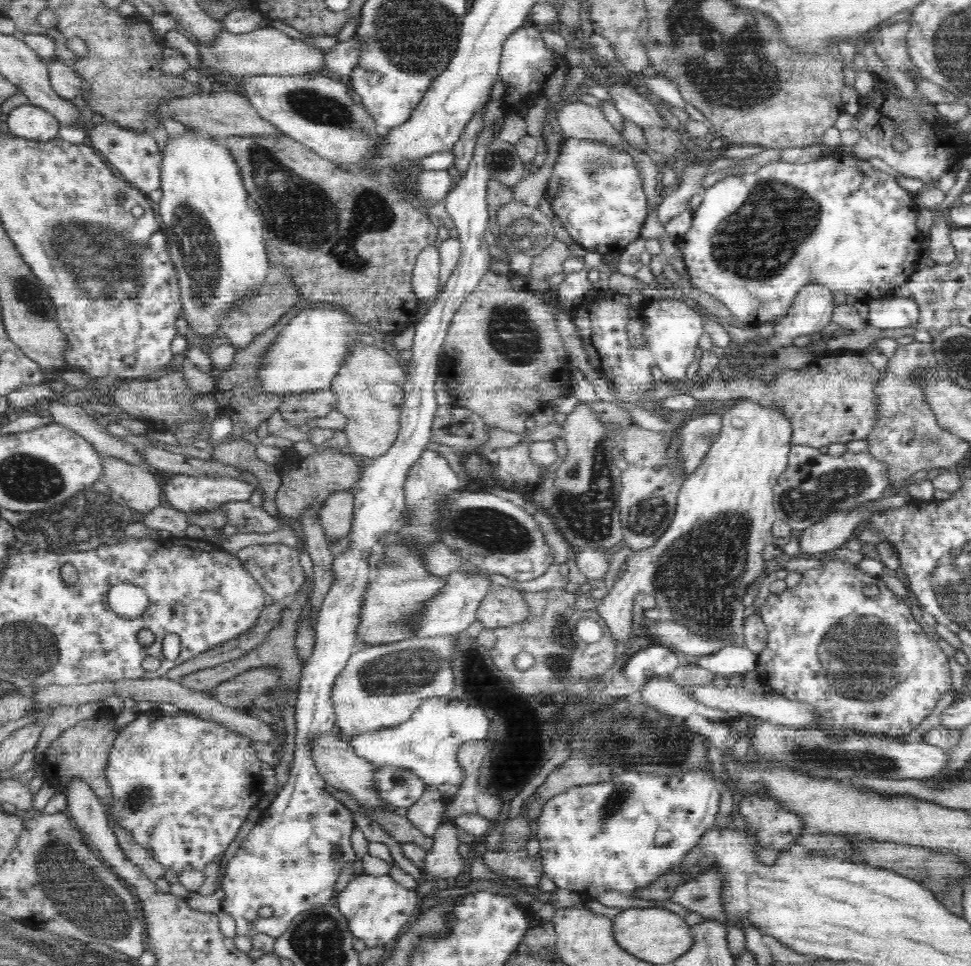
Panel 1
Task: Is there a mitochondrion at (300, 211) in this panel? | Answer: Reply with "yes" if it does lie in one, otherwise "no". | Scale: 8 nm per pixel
yes

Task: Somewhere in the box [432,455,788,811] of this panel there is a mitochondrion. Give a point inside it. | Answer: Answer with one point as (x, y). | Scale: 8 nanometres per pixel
(701, 574)

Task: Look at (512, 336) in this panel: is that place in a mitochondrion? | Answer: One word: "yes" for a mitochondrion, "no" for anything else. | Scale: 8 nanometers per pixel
yes

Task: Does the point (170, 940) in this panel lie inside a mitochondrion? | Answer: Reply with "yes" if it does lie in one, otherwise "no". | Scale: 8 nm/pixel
no

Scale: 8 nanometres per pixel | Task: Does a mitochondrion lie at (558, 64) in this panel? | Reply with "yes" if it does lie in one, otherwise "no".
no

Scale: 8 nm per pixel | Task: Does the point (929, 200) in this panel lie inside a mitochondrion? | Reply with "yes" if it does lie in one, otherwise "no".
no

